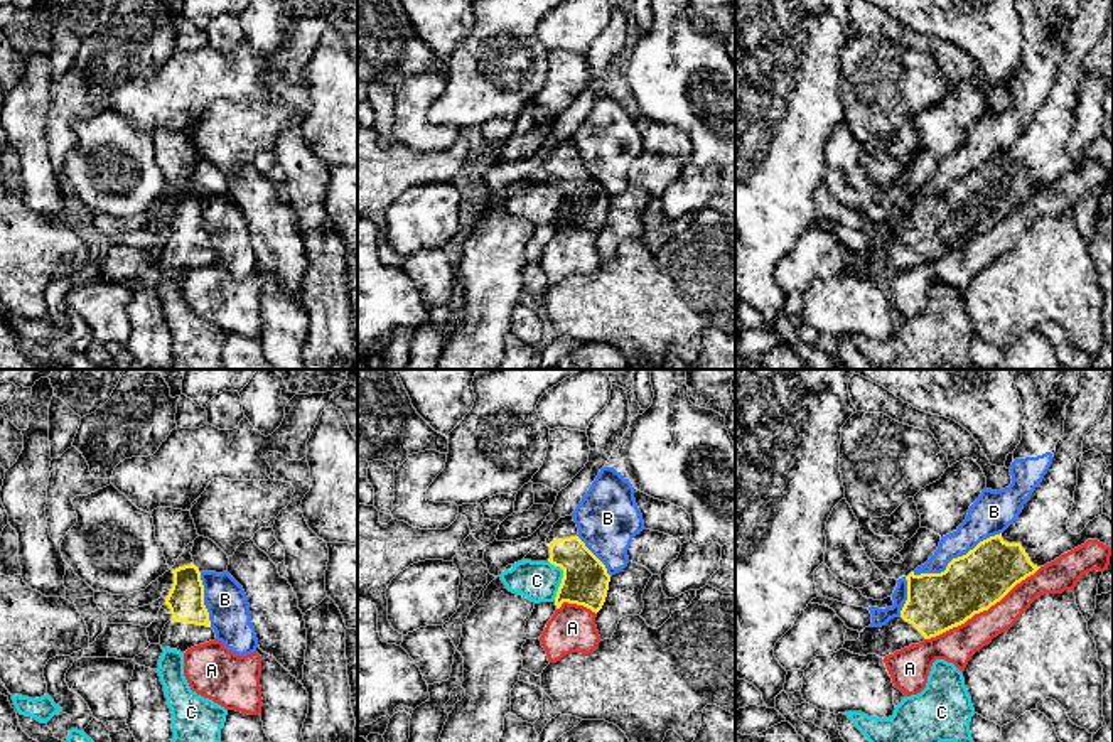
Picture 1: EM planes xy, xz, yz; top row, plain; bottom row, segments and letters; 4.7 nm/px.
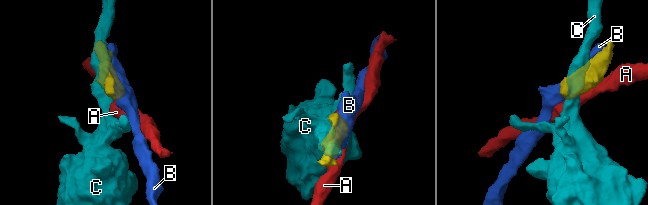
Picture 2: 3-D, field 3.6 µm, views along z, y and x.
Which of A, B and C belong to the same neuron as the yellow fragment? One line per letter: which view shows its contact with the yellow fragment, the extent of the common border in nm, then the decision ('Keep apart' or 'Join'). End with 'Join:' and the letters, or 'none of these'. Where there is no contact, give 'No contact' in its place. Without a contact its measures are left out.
A: Touches yellow in yz. Shared border 650 nm. Keep apart
B: Touches yellow in yz. Shared border 460 nm. Keep apart
C: Touches yellow in xz. Shared border 190 nm. Keep apart
Join: none of these

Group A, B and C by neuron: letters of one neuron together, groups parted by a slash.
A / B / C

